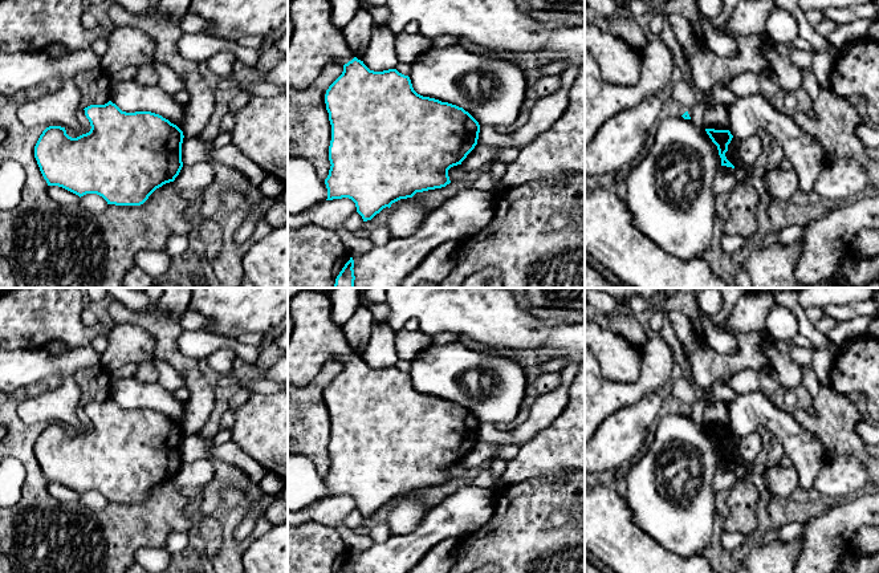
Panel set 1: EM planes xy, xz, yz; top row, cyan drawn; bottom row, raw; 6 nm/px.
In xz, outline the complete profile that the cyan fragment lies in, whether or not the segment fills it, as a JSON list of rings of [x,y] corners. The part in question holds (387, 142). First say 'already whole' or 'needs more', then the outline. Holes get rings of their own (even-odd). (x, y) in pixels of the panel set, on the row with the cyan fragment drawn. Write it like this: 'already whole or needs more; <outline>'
needs more; [[[293,0],[289,7],[288,20],[294,25],[294,33],[288,42],[288,89],[306,89],[327,64],[341,64],[343,66],[342,74],[329,86],[325,94],[331,125],[329,146],[331,166],[325,179],[326,200],[351,199],[355,203],[357,212],[363,222],[367,222],[400,199],[412,198],[416,192],[449,184],[448,170],[461,164],[477,145],[479,122],[463,107],[418,94],[410,77],[396,69],[370,70],[363,61],[353,54],[342,31],[333,25],[329,0]]]

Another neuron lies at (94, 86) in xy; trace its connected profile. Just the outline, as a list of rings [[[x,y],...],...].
[[[102,69],[81,72],[73,84],[80,92],[80,107],[90,105],[105,105],[110,101],[110,76]]]

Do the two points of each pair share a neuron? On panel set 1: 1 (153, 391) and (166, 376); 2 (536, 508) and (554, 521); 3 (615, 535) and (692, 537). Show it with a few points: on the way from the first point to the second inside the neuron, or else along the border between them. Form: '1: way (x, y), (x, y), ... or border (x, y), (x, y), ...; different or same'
1: border (157, 382), (171, 393); different
2: border (570, 507), (554, 511), (549, 517), (548, 528); different
3: border (630, 512), (631, 517), (648, 535), (676, 553); different

